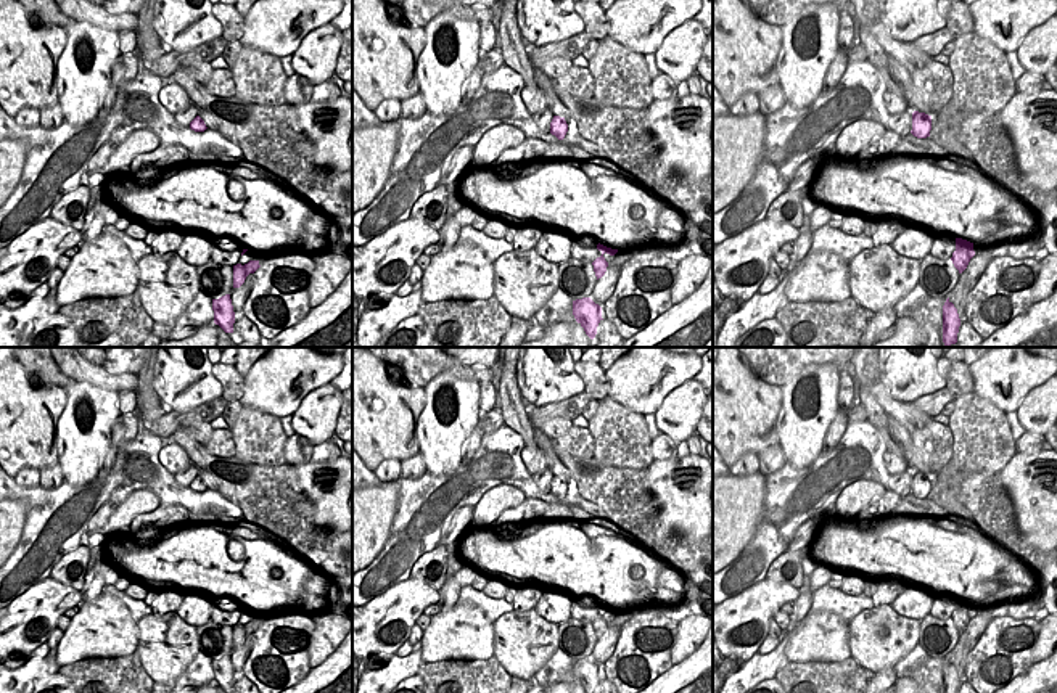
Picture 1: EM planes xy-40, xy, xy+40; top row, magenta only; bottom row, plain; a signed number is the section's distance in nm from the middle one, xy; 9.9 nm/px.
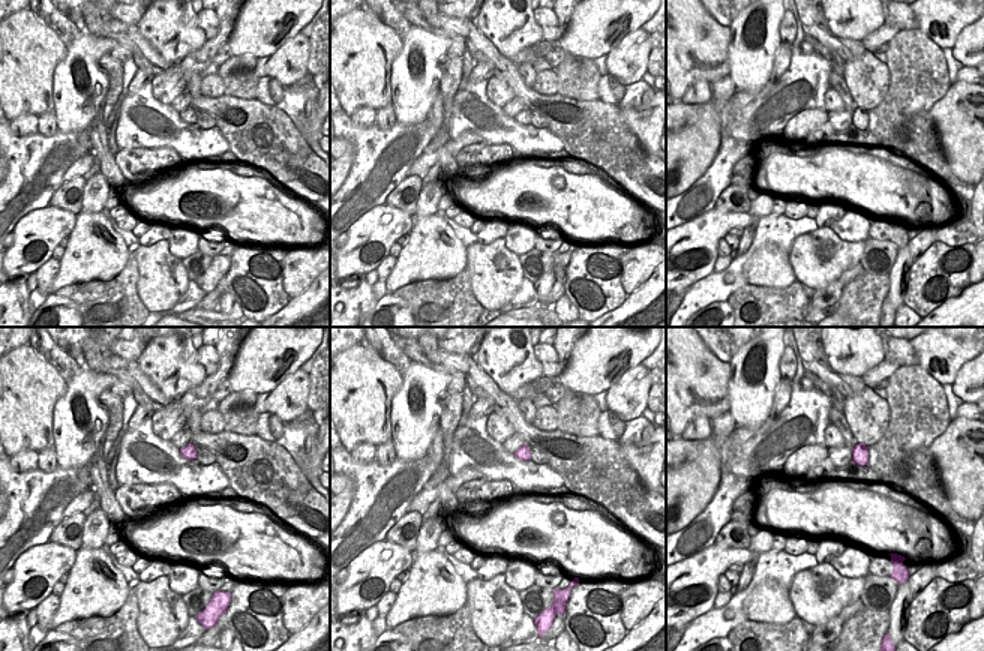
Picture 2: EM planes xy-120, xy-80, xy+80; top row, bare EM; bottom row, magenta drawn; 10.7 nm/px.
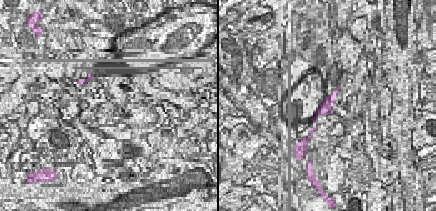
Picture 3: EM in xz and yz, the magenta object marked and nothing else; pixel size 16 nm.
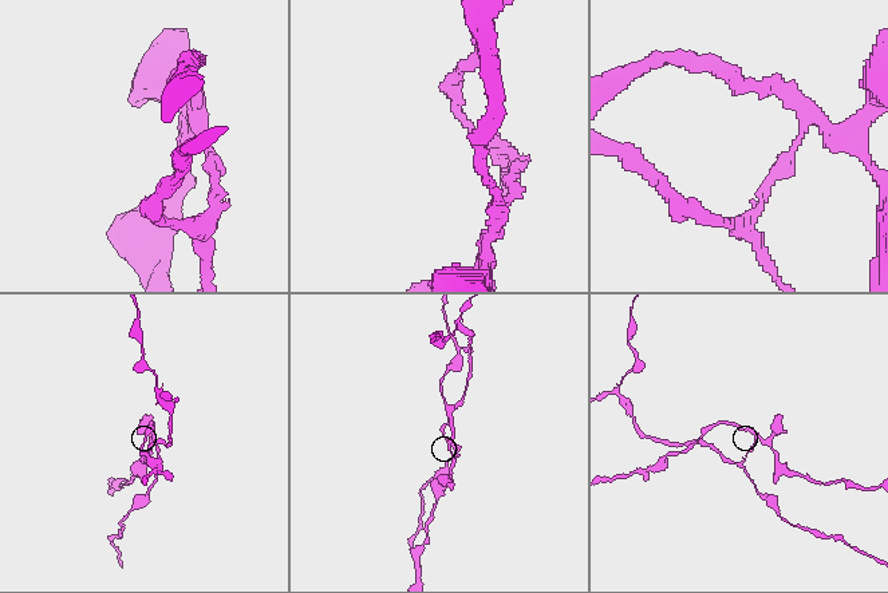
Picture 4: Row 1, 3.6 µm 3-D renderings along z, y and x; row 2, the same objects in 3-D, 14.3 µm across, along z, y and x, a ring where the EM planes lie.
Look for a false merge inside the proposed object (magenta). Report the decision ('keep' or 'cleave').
cleave

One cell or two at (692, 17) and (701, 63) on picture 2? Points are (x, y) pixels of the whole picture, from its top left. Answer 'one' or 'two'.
one

